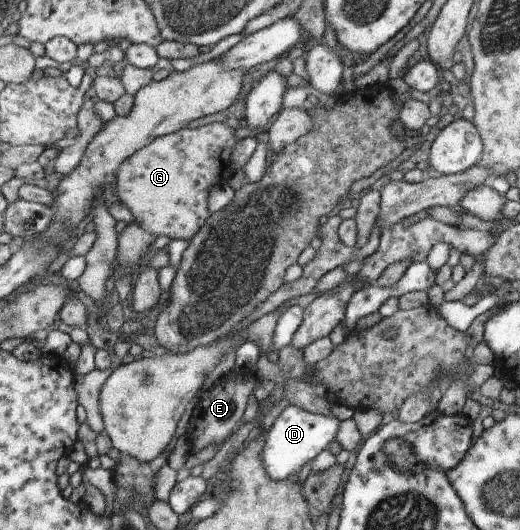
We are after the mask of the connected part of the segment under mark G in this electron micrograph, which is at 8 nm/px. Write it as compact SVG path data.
M230 119L226 123L208 123L197 128L183 127L168 135L153 139L143 148L137 149L127 160L120 164L116 172L116 190L118 200L121 201L133 215L136 223L145 231L155 236L169 236L173 239L190 239L195 231L210 216L207 211L207 194L214 184L227 181L235 170L230 161L230 152L237 142L233 140L233 123Z

